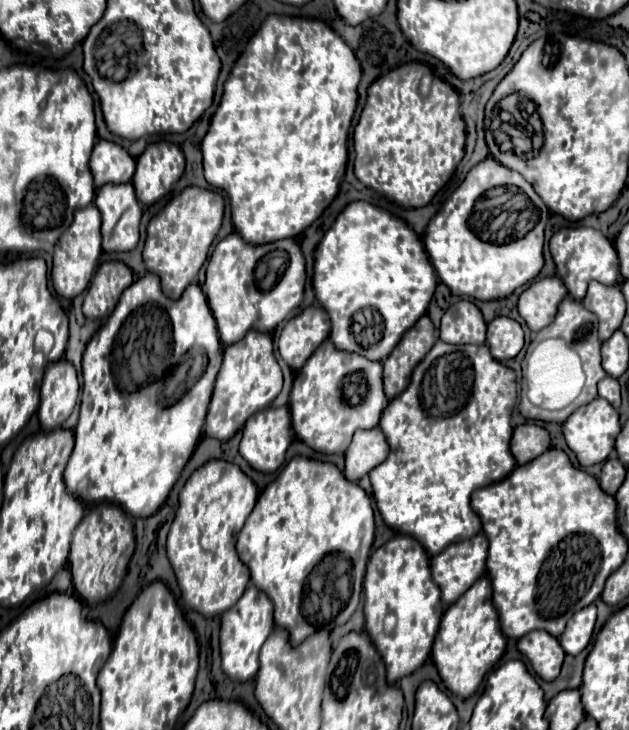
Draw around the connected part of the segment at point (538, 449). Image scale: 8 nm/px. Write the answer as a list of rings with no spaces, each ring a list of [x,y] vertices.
[[[520,424],[514,428],[510,450],[518,464],[526,464],[550,448],[548,432],[538,424]]]

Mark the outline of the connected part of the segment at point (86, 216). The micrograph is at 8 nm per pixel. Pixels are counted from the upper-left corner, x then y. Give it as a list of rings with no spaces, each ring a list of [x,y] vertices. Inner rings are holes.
[[[90,204],[82,210],[74,212],[74,222],[70,228],[64,230],[60,236],[58,244],[54,246],[54,266],[52,266],[52,284],[58,296],[64,298],[74,298],[80,292],[86,290],[96,266],[98,266],[98,256],[102,252],[100,248],[102,236],[100,236],[100,210]]]

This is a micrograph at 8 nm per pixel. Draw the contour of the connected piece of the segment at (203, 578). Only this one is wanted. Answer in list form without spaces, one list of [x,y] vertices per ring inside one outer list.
[[[208,460],[204,466],[196,468],[178,496],[180,506],[176,510],[176,518],[168,532],[166,554],[174,568],[174,574],[178,578],[178,586],[180,586],[184,604],[190,606],[192,610],[204,614],[206,618],[212,618],[212,616],[222,614],[228,608],[232,608],[232,604],[236,604],[236,600],[242,596],[242,592],[250,580],[248,568],[240,562],[240,558],[236,554],[236,536],[240,534],[244,520],[252,512],[256,498],[258,498],[256,484],[240,470],[238,464],[226,462],[226,460]]]

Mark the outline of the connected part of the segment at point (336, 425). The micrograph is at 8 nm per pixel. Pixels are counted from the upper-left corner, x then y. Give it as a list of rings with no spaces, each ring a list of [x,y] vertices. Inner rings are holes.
[[[324,340],[296,374],[288,402],[296,436],[310,448],[324,454],[344,454],[356,430],[374,428],[380,422],[386,404],[388,398],[382,390],[382,362],[370,362],[356,352],[338,350],[330,340]],[[358,370],[366,374],[368,394],[358,406],[348,406],[342,400],[342,380],[346,374],[354,374]]]

